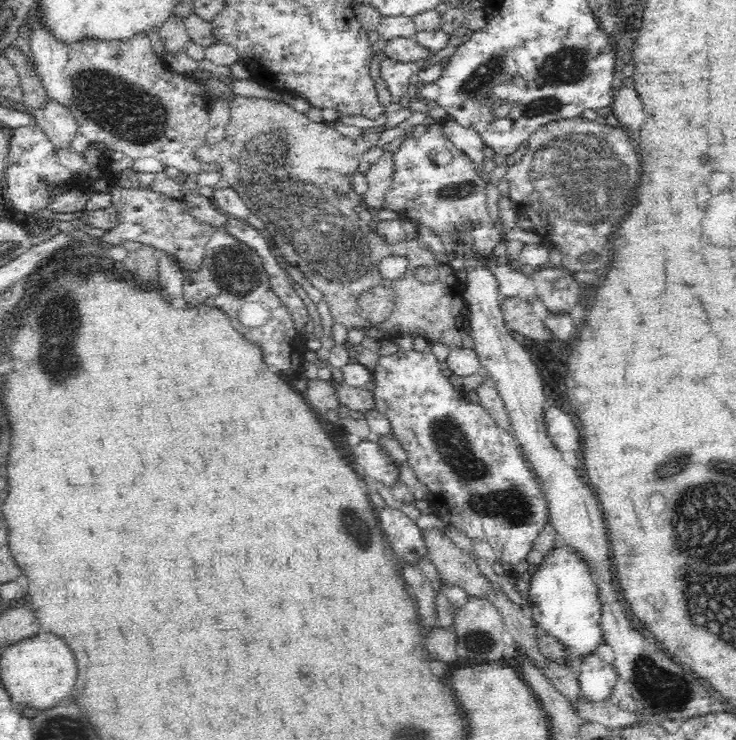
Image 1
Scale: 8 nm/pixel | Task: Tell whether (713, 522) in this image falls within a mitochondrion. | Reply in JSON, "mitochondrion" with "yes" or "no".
{"mitochondrion":"yes"}

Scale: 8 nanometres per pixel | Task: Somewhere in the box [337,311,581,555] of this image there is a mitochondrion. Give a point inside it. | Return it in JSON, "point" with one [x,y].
{"point":[483,495]}

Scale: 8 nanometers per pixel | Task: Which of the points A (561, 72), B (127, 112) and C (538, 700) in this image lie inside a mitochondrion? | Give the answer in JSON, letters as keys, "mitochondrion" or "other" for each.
{"A":"mitochondrion","B":"mitochondrion","C":"other"}

